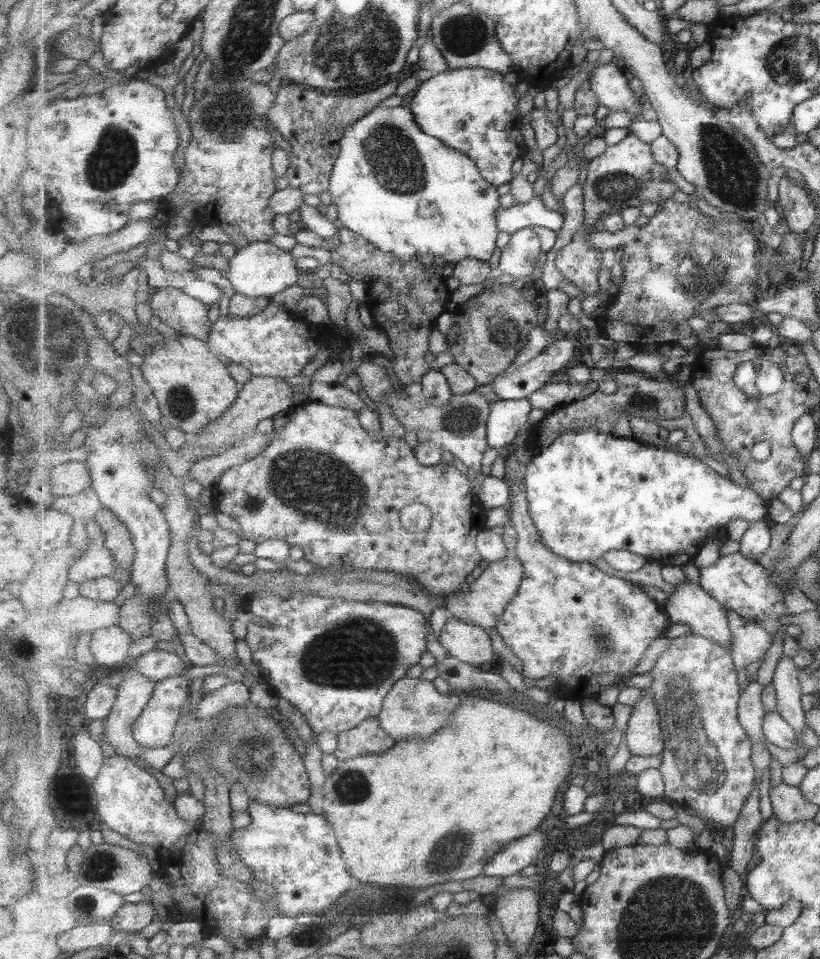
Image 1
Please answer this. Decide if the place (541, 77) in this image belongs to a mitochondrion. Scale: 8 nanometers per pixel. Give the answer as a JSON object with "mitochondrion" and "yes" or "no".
{"mitochondrion":"no"}

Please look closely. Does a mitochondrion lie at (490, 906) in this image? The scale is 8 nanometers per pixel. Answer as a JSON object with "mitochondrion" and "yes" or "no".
{"mitochondrion":"no"}

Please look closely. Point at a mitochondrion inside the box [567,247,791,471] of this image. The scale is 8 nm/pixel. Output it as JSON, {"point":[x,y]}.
{"point":[643,401]}

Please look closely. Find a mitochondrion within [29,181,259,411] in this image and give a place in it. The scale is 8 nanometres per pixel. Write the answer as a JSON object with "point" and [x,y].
{"point":[43,328]}

